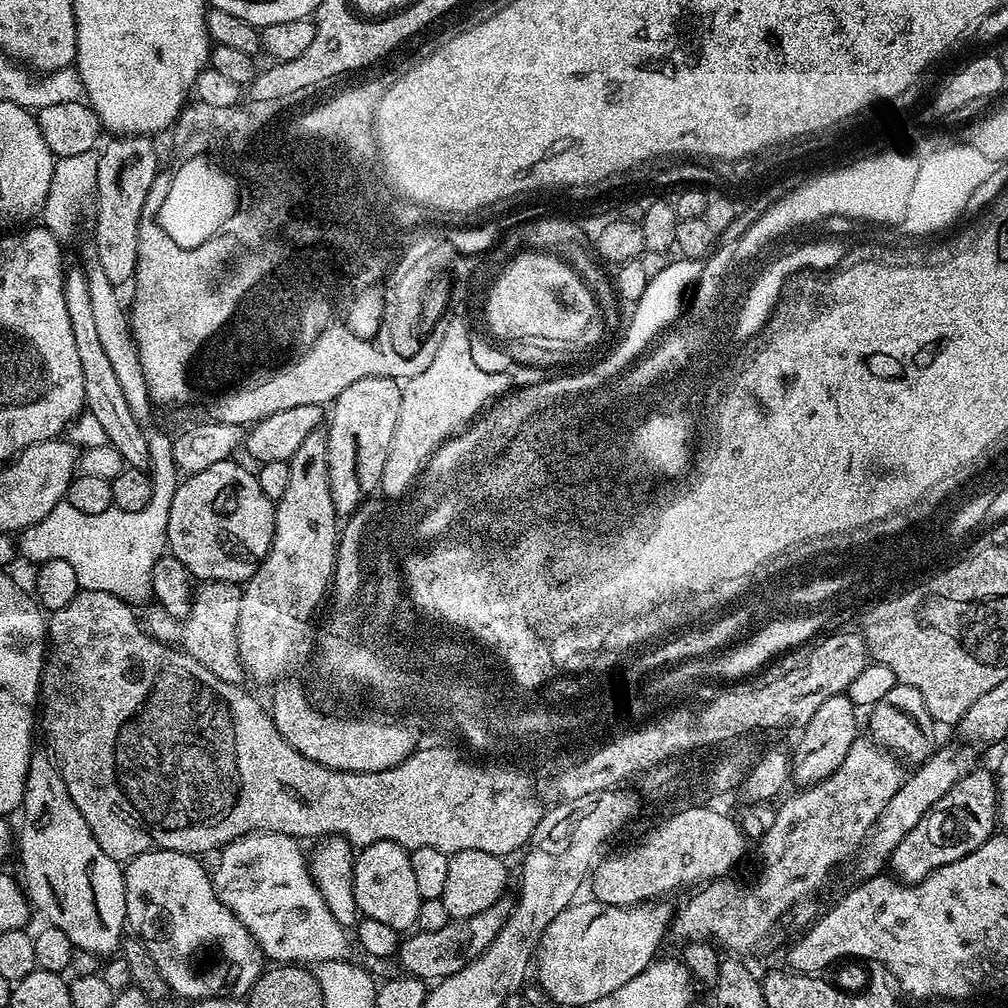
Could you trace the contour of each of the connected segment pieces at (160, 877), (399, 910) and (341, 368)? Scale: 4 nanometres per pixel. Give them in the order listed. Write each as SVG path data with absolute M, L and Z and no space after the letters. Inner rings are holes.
M155 847L152 851L138 854L127 861L126 867L124 868L126 914L128 915L126 921L127 927L131 929L131 931L133 928L133 930L136 931L133 933L135 933L139 940L146 946L146 950L150 950L150 958L154 958L154 966L158 966L158 970L162 974L164 981L168 983L169 989L171 989L175 995L177 992L178 995L185 996L185 1001L205 1000L206 998L214 998L215 996L247 997L251 988L255 986L256 980L259 979L262 973L262 966L260 966L262 953L260 947L257 946L255 938L248 933L244 923L217 898L216 888L212 885L209 869L207 867L204 869L196 860L199 859L197 859L195 855L187 852L171 852L165 848Z
M389 840L374 842L355 853L353 898L361 917L403 930L416 924L421 903L418 885L410 867L409 849Z
M434 328L423 339L423 348L428 351L428 356L424 356L424 360L420 360L420 364L416 364L416 368L412 368L412 364L398 367L388 365L386 358L380 358L378 354L374 354L370 346L360 344L360 341L353 340L352 336L345 335L345 332L340 329L328 332L328 335L320 340L316 348L312 349L312 355L308 356L304 363L297 364L296 368L285 372L283 376L277 376L276 380L272 380L264 388L240 392L239 395L224 400L223 418L231 420L232 423L251 426L260 420L270 418L270 414L290 410L290 406L306 406L307 404L328 406L342 394L342 390L346 390L346 386L358 382L363 376L391 376L397 381L403 382L412 376L422 374L422 370L426 370L426 366L430 366L430 362L434 362L434 354L438 351L438 342L442 342L443 333L444 330ZM362 352L366 354L366 358L361 357Z

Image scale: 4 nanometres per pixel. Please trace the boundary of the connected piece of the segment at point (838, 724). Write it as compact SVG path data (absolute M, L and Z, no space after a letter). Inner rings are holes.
M846 694L826 698L826 702L822 702L822 706L814 710L814 718L810 718L810 722L806 722L799 729L800 737L796 740L796 749L791 749L790 752L790 780L793 785L816 784L842 764L842 758L846 758L850 746L858 738L856 714L858 708Z

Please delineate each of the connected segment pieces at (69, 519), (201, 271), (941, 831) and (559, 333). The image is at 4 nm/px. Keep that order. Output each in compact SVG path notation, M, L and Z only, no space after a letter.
M150 472L152 477L152 497L142 510L122 510L115 506L102 514L82 514L72 504L61 502L34 526L25 528L18 536L18 552L26 559L33 560L33 565L45 564L48 560L62 558L74 566L74 574L78 574L78 582L83 590L106 590L106 594L114 594L127 600L133 606L140 606L144 599L151 597L151 574L154 564L166 552L168 542L168 519L170 518L170 502L175 492L172 490L172 472Z
M155 222L141 223L140 229L136 232L136 237L140 239L138 242L138 254L136 255L136 274L134 277L134 285L136 284L136 293L132 296L132 306L130 304L130 325L132 337L135 340L137 348L137 356L141 362L142 374L145 375L146 386L151 399L157 405L160 404L184 404L190 400L190 365L193 363L196 351L200 345L200 339L206 338L208 332L216 336L214 329L216 324L222 322L222 317L227 314L228 310L224 305L220 296L216 296L216 288L214 286L214 277L216 277L216 268L220 268L220 260L224 260L224 252L220 252L222 246L216 239L208 240L204 245L198 246L197 249L180 249L167 236L161 235L159 226Z
M969 770L948 793L930 806L921 821L894 848L890 859L891 875L897 881L916 884L938 870L938 866L958 862L958 858L978 850L978 846L986 843L997 828L996 784L993 773Z
M524 250L504 265L505 268L496 274L500 282L490 298L490 321L486 324L495 339L528 336L547 339L562 346L572 344L586 348L601 340L606 324L595 296L565 261L544 251Z

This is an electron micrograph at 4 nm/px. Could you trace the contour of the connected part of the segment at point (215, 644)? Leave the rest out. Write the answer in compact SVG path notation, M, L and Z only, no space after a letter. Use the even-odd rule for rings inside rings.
M209 580L195 589L186 616L176 619L166 609L152 606L148 620L146 616L146 627L157 640L175 642L183 651L190 653L195 660L202 662L202 666L206 666L206 670L210 670L210 674L218 674L218 678L223 680L240 682L246 676L238 650L238 614L241 611L241 585Z

